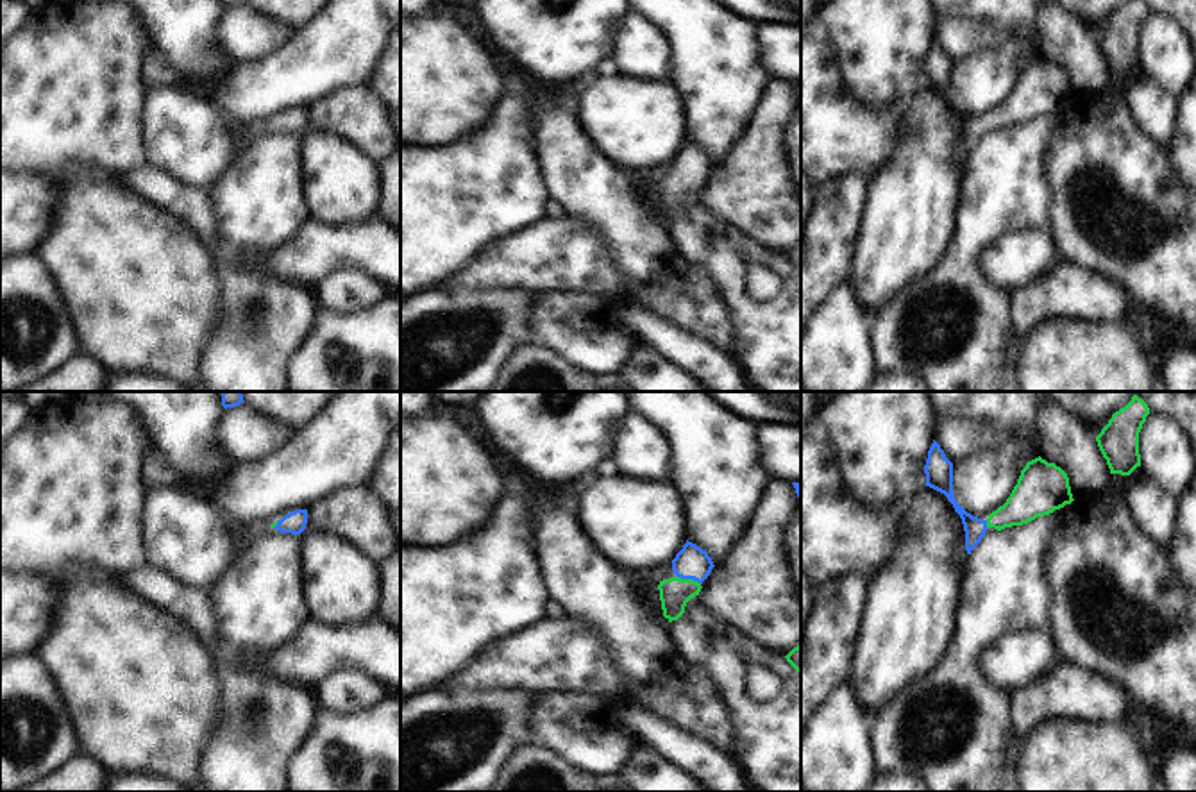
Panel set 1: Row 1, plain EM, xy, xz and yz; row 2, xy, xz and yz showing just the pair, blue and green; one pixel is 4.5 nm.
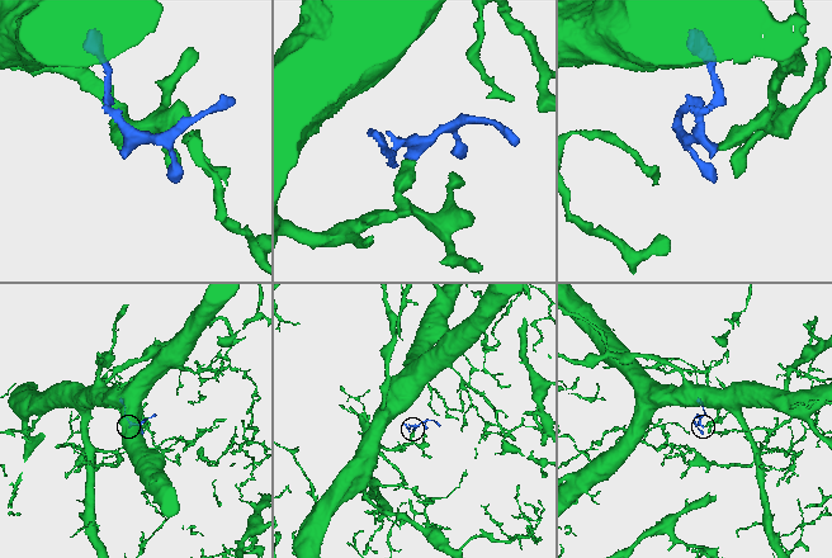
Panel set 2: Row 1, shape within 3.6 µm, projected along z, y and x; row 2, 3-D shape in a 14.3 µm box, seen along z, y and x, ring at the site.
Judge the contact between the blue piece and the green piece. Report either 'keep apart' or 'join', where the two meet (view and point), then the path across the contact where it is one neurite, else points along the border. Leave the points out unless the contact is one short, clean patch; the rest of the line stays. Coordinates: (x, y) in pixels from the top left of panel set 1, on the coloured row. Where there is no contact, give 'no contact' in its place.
join | xz (689, 578) | across xz (690, 562), (689, 578), (674, 594)

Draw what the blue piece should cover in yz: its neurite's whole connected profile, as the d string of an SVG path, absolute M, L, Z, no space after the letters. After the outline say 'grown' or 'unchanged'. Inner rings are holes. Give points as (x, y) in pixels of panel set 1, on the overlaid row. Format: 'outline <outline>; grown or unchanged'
outline M935 440L928 451L924 474L926 486L944 493L960 515L967 554L981 542L989 527L1001 531L1023 526L1074 501L1067 474L1040 456L1026 463L1006 502L992 511L987 520L973 517L956 502L953 493L953 463Z; grown

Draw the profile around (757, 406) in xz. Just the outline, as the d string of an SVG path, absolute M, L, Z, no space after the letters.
M708 392L731 413L753 422L783 422L801 427L801 392Z

